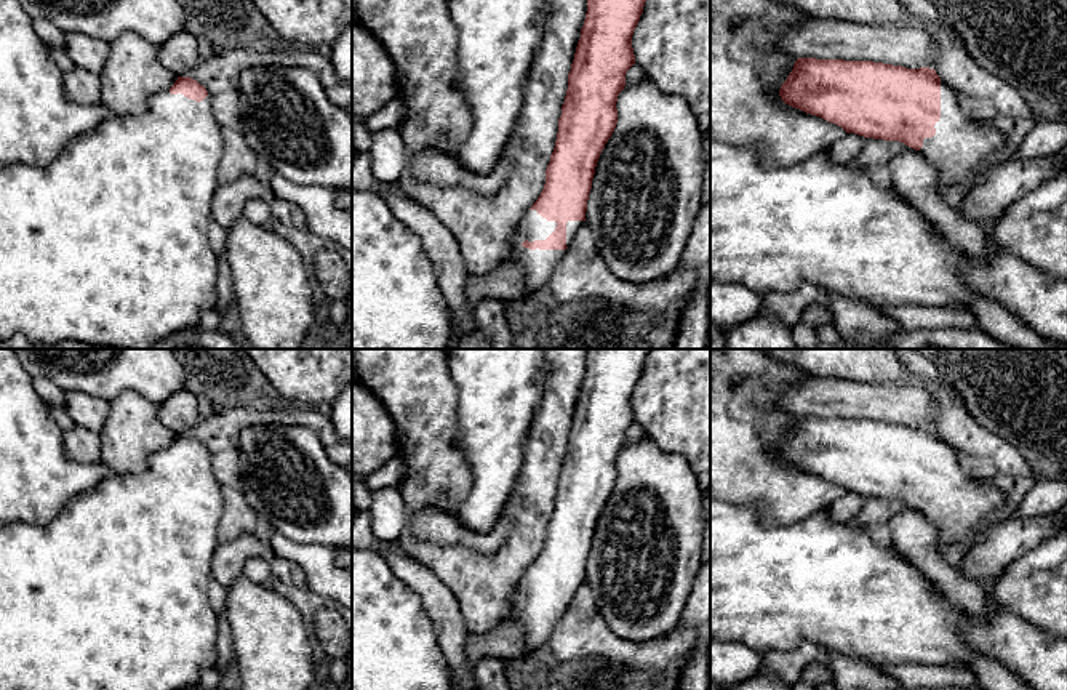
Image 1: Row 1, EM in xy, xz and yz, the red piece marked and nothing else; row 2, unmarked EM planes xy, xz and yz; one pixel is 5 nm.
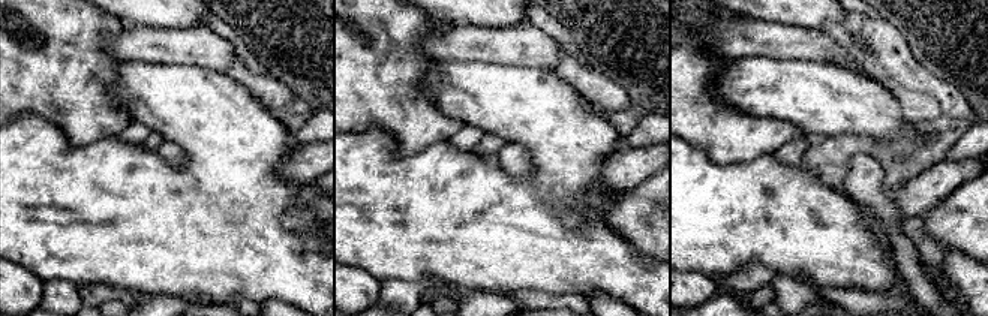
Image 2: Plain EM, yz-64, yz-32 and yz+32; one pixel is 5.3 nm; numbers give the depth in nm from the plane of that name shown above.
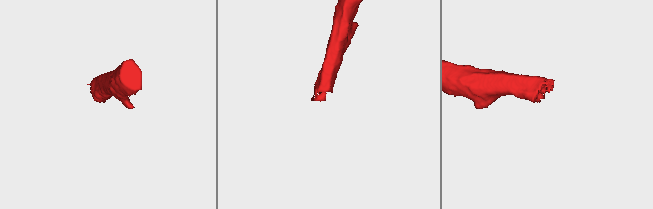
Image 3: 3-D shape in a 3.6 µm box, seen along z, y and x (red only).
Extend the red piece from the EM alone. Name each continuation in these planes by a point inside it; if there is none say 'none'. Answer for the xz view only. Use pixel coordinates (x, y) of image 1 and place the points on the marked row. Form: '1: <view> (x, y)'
1: xz (538, 266)

